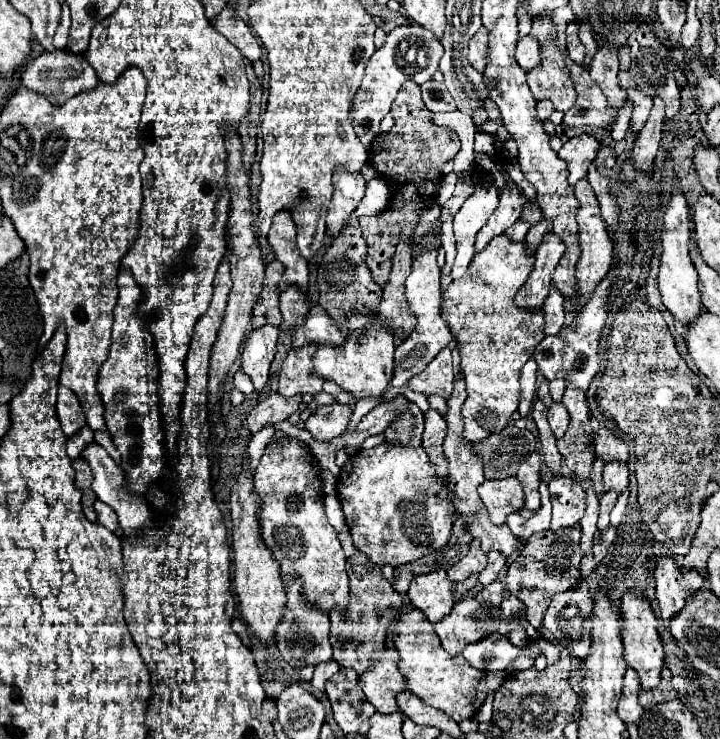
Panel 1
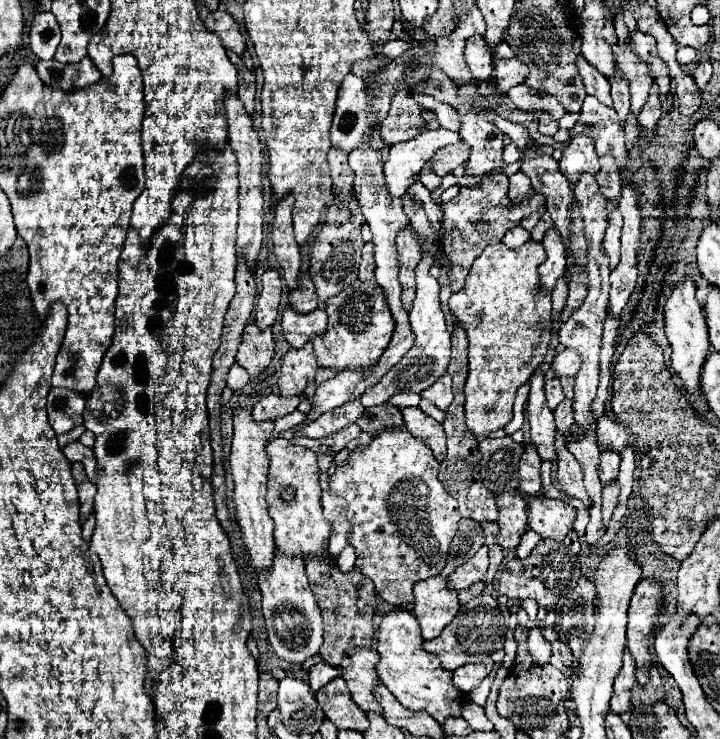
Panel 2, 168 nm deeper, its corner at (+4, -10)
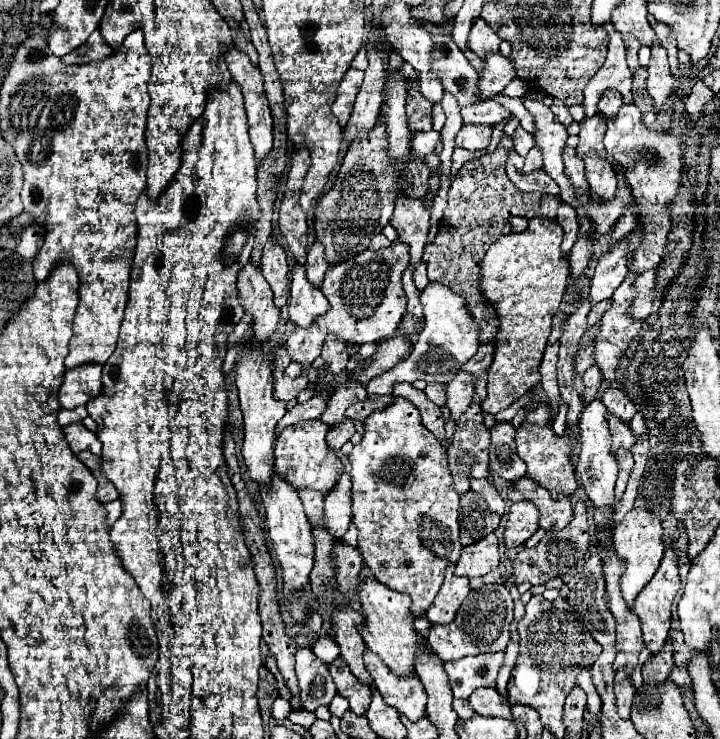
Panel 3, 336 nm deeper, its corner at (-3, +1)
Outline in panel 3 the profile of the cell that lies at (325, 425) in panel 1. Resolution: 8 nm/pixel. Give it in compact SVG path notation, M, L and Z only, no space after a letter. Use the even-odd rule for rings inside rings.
M349 380L349 382L341 384L333 392L333 396L329 398L329 404L327 404L325 414L321 416L321 422L325 422L327 426L341 424L343 418L345 418L345 410L351 404L365 400L365 396L367 396L367 392L365 392L365 386L363 384L357 384L355 380Z

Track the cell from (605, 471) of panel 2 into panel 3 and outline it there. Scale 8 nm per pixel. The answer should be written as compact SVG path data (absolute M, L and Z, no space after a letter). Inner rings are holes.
M607 414L605 416L609 422L609 430L611 430L611 440L613 440L613 452L617 452L617 448L631 448L635 444L635 436L629 428L627 422L623 422L621 418Z

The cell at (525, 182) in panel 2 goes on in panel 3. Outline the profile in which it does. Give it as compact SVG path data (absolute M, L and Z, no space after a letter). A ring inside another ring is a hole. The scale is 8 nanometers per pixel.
M533 146L529 150L529 154L525 156L525 172L533 172L533 170L541 170L543 168L543 158L541 158L541 150L537 146Z

